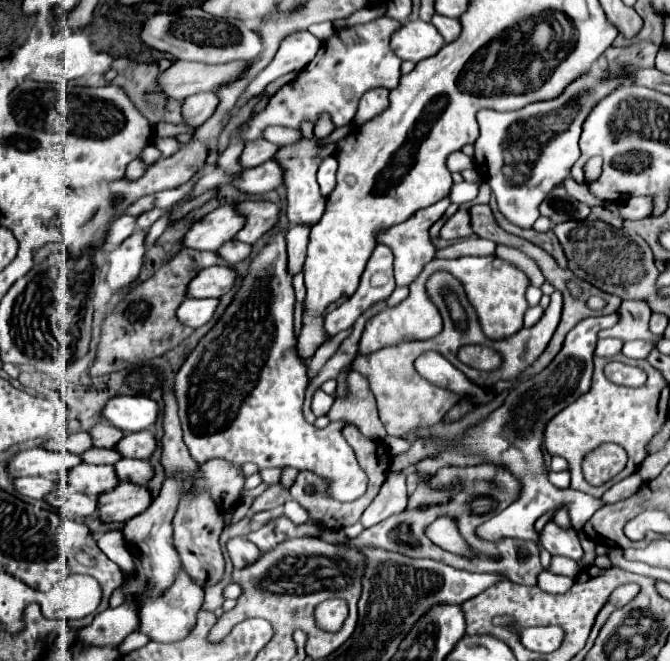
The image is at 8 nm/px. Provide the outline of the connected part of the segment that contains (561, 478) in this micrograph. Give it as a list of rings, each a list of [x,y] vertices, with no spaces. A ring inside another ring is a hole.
[[[569,471],[550,472],[548,477],[550,482],[560,489],[570,487],[571,477]]]

